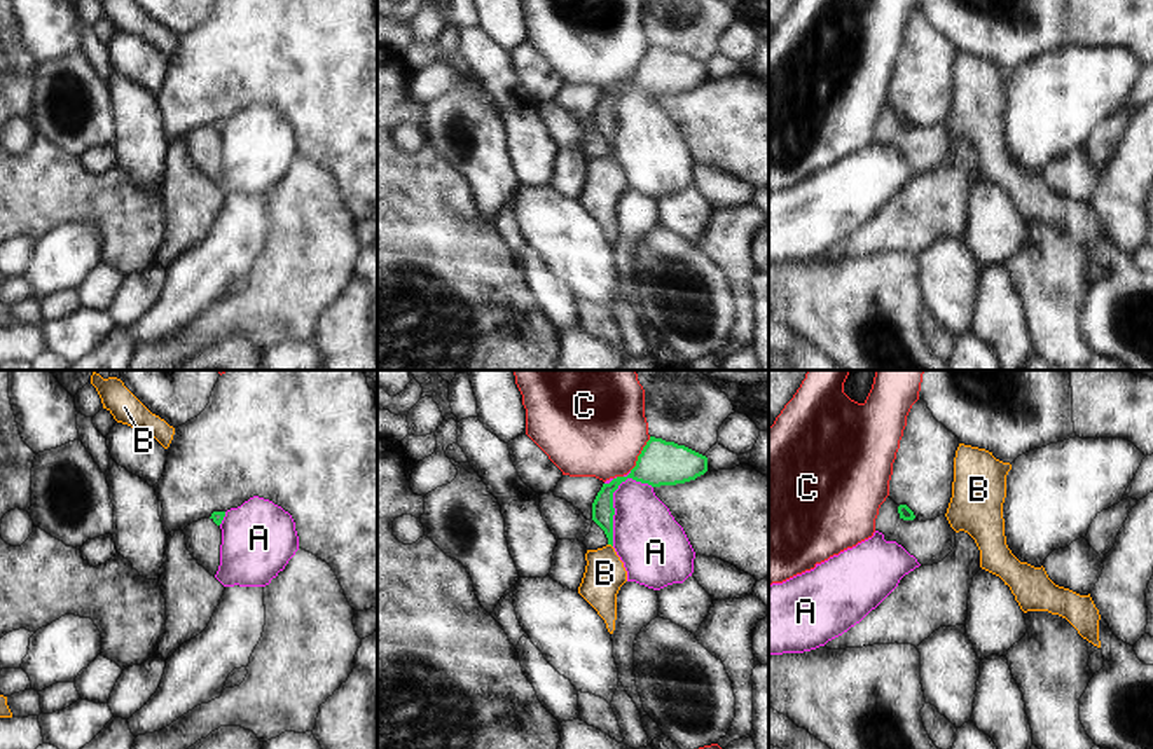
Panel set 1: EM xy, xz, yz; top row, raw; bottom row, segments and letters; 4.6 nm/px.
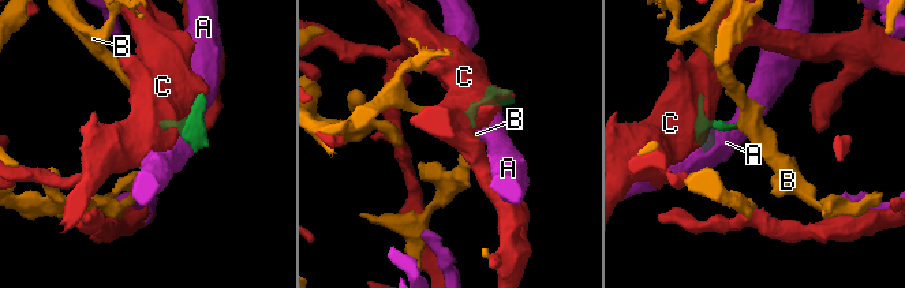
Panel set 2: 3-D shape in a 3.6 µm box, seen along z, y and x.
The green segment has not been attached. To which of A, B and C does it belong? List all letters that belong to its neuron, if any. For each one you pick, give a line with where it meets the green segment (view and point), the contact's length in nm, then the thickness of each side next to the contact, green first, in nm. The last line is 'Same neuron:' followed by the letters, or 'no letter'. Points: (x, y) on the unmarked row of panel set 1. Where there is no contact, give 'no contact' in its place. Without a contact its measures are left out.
B: xz (610, 152) | 30 nm | 100/190 nm
Same neuron: B

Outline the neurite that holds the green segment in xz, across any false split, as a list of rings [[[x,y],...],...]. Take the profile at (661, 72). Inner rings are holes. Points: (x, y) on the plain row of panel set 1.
[[[650,45],[631,82],[627,86],[617,86],[610,93],[603,93],[597,101],[592,112],[592,129],[604,140],[608,154],[597,159],[587,159],[587,175],[578,203],[604,229],[610,243],[615,239],[617,203],[627,190],[624,171],[613,157],[613,101],[627,87],[660,96],[695,89],[706,80],[706,65],[685,54]]]

